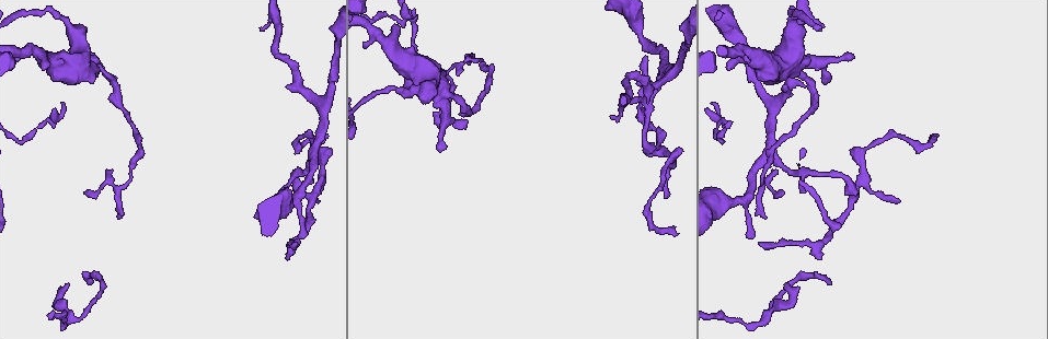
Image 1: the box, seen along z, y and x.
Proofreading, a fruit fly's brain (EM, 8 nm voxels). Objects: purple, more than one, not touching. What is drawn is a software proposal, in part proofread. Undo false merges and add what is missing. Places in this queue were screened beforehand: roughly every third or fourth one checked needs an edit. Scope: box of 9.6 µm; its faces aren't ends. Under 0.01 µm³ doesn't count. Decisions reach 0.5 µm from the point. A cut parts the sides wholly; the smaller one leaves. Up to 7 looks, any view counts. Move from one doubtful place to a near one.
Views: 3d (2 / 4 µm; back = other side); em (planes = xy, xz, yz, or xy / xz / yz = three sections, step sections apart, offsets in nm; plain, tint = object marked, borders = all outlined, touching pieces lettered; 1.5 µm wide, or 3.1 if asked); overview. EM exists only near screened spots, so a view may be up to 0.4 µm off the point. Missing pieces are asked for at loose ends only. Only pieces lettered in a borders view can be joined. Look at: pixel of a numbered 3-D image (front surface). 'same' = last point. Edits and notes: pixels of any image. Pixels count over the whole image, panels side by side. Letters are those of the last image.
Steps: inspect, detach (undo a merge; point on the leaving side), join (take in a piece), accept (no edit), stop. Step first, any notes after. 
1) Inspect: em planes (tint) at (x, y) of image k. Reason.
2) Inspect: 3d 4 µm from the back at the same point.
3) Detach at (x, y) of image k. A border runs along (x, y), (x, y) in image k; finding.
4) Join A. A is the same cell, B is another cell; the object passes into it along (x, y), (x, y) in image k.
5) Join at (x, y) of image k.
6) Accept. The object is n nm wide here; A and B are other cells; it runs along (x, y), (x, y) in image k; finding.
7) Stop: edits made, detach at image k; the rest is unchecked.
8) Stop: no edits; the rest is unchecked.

Inspect: 3d 4 µm from the back at (631, 102) of image 1. Branch stops here.

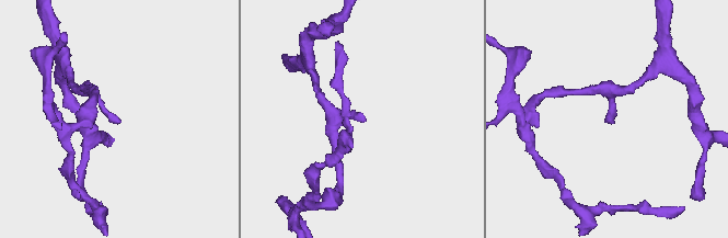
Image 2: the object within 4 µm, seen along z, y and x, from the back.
Inspect: em yz step 4 (tint) at (606, 121) of image 2.

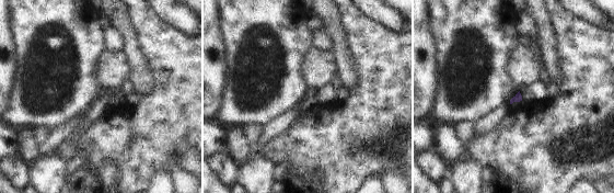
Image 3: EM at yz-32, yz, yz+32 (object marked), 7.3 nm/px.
Inspect: em planes (borders) at the same point. Another direction.

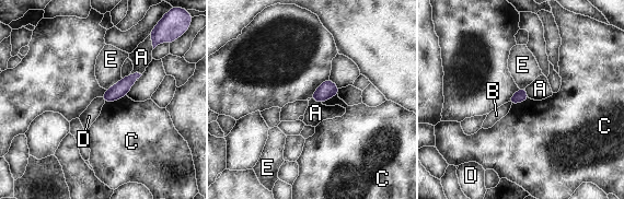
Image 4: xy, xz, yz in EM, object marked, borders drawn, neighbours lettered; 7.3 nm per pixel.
Accept. The object is 90 nm wide here; A, B, C, D and E are other cells; a border runs along (126, 95), (105, 102) in image 4; none of them fits.

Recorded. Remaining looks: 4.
Inspect: em yz step 8 (borders) at (328, 136) of image 1. Tapers out.

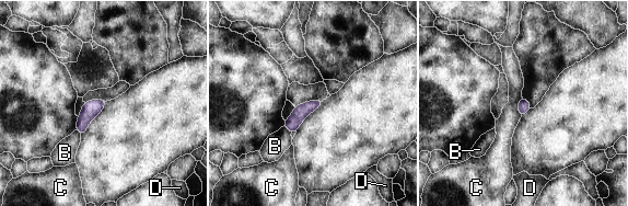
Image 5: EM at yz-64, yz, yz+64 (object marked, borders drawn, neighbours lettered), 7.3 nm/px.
Accept. The longest contact is with C, 140 nm; B, C and D are other cells; no lettered piece goes on from it.

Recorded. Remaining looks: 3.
Inspect: 3d 2 µm at (823, 62) of image 1. Thin neck.

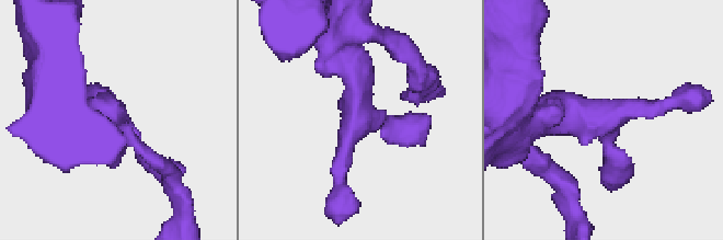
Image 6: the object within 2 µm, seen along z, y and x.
Inspect: em planes (tint) at (605, 119) of image 6.

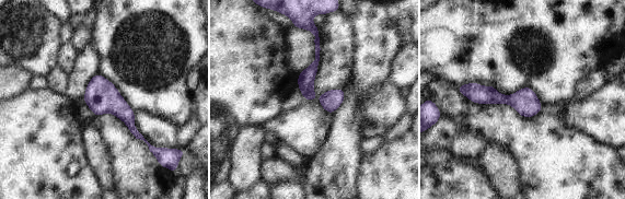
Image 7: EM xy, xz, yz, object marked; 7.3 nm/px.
Inspect: em planes (borders) at the same point. What lies round it.

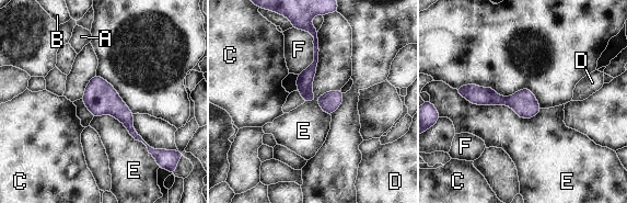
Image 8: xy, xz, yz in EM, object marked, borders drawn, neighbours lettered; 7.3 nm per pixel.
Accept. A, B, C, D, E and F are other cells; it runs along (460, 90), (537, 109) in image 8; all the same cell.

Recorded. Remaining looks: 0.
Stop: no edits; the rest is unchecked.

